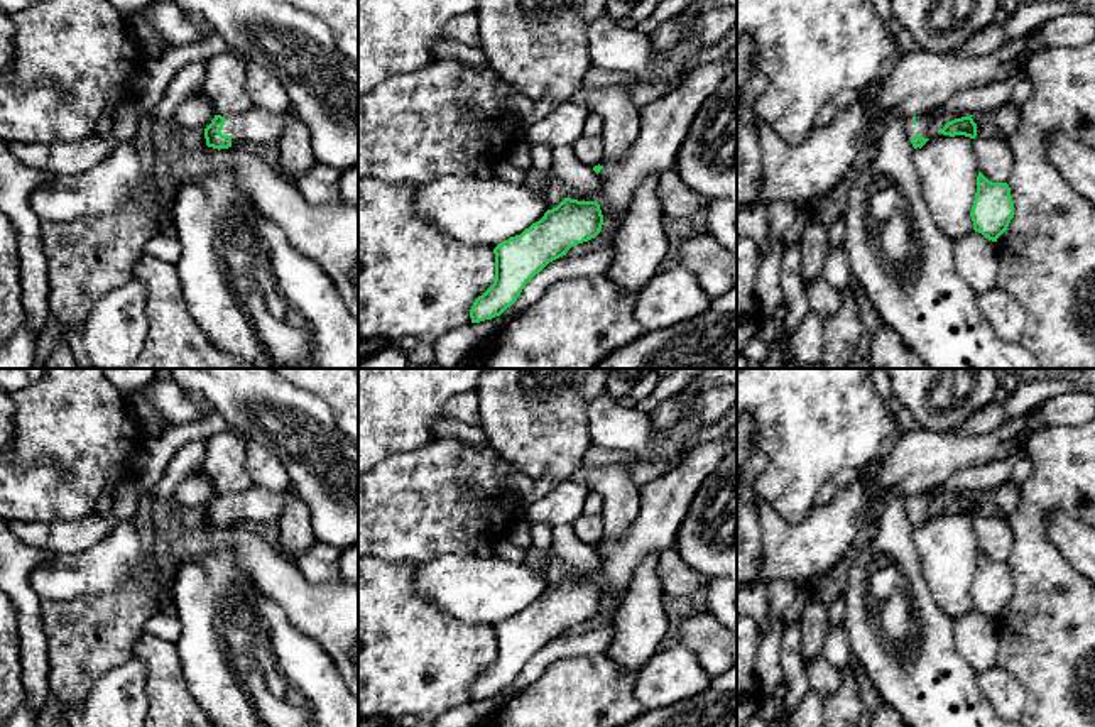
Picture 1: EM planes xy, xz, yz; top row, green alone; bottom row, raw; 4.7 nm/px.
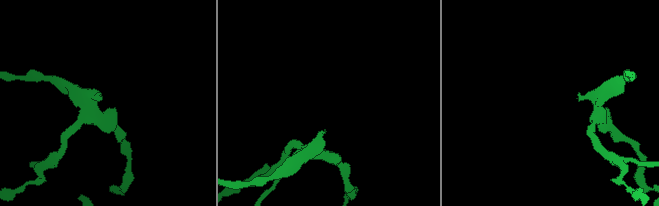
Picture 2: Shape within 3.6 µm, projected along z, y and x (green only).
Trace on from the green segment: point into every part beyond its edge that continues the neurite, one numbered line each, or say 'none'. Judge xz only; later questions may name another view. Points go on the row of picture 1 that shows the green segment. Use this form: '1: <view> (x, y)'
1: xz (663, 124)

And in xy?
1: xy (256, 127)

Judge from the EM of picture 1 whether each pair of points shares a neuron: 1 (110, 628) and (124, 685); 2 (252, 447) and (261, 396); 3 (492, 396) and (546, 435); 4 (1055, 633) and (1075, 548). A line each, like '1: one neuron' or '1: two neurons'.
1: two neurons
2: two neurons
3: one neuron
4: two neurons

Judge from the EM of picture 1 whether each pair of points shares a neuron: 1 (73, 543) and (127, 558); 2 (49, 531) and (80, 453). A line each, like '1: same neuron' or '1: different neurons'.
1: different neurons
2: different neurons

